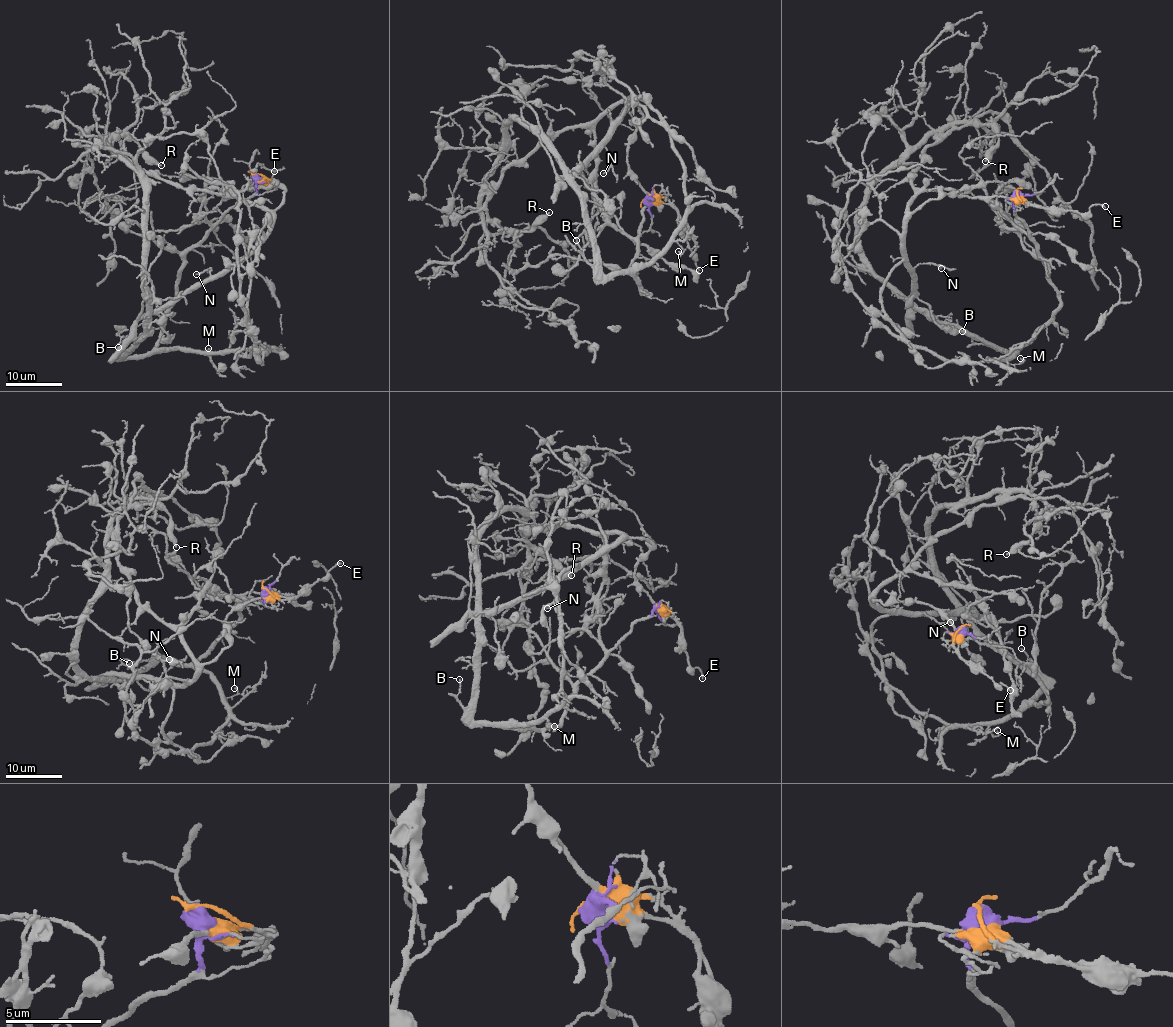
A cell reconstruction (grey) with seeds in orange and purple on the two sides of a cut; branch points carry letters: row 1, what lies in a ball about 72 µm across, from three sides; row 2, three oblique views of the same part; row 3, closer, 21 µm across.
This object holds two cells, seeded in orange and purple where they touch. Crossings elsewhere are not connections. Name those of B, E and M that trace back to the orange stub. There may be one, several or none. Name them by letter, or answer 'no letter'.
E

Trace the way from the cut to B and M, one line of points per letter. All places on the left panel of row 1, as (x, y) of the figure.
B: (254, 174), (254, 193), (224, 214), (203, 240), (187, 251), (176, 298), (150, 352), (114, 357), (118, 347)
M: (254, 174), (254, 193), (187, 251), (158, 348), (210, 356), (209, 348)

